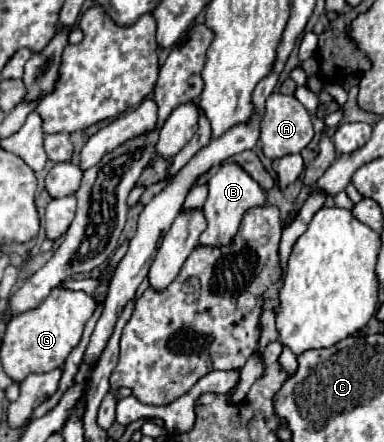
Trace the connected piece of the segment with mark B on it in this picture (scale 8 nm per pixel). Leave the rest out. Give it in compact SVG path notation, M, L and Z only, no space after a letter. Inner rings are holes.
M224 163L208 181L210 193L208 199L204 203L204 215L208 221L206 231L200 235L200 243L208 245L208 247L220 247L220 245L228 245L232 241L232 237L238 231L238 225L242 221L242 215L256 205L264 205L266 203L266 195L264 189L238 165L238 163Z

